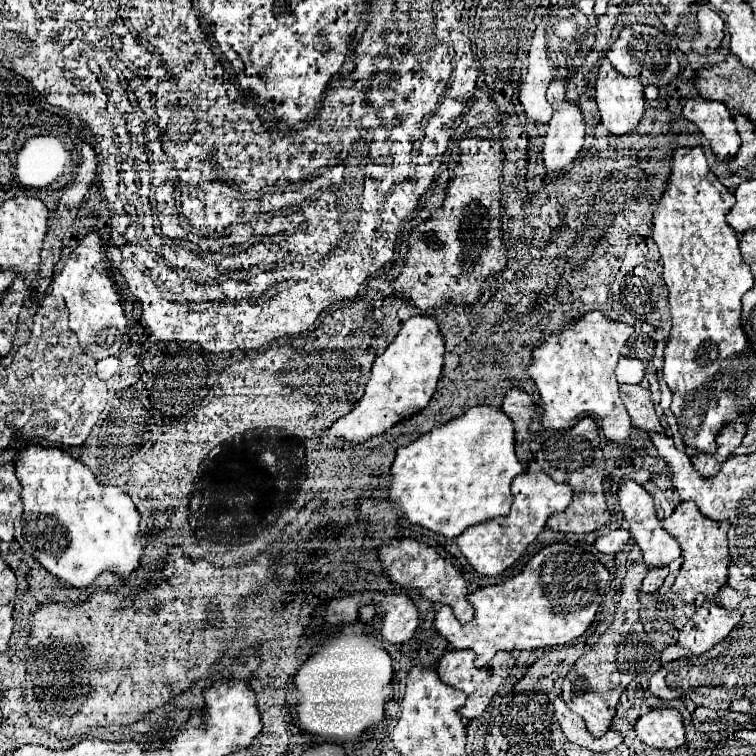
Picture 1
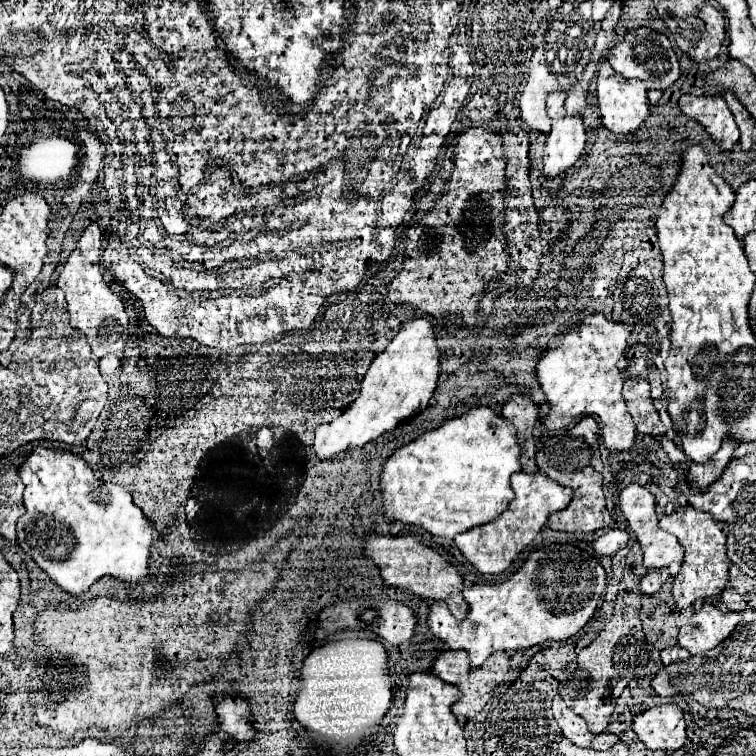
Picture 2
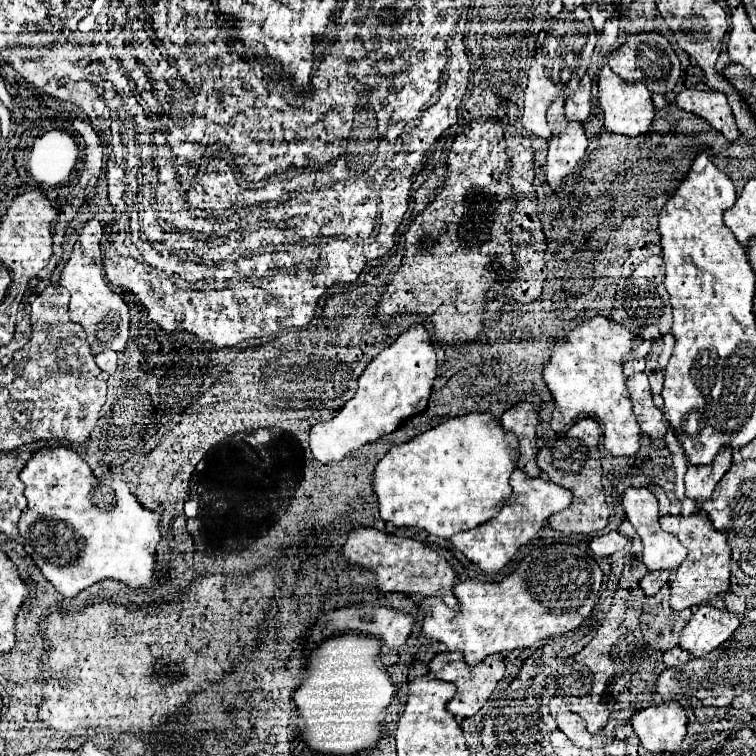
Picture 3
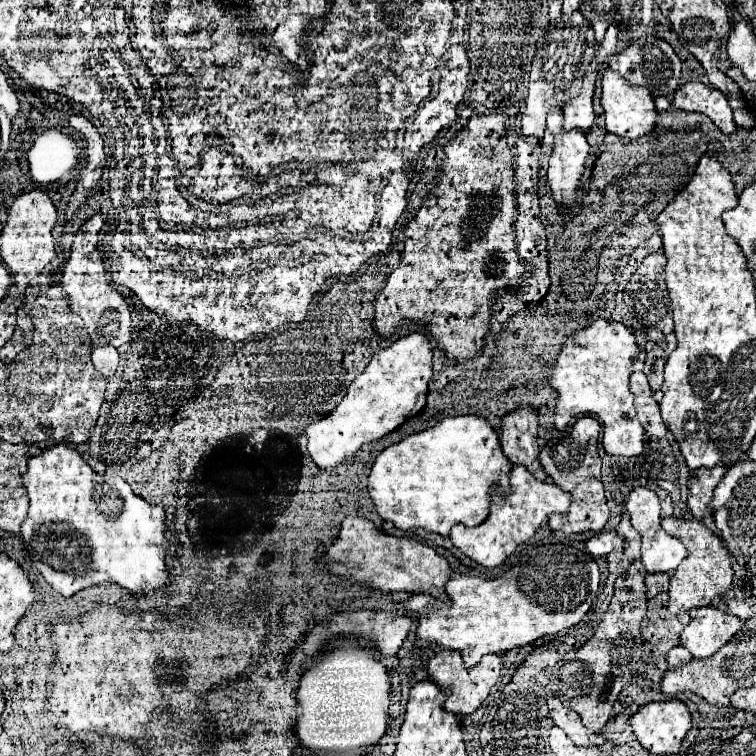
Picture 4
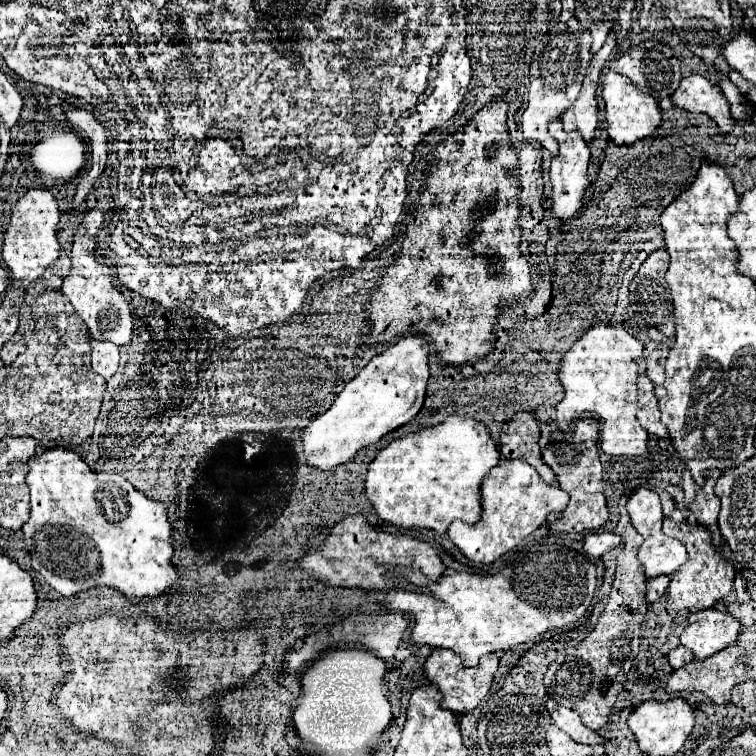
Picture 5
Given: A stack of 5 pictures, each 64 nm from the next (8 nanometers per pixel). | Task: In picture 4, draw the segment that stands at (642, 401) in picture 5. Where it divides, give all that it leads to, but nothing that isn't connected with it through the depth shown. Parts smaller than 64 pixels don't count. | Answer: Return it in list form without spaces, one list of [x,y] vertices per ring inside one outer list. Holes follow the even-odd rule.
[[[634,372],[630,376],[630,392],[634,394],[636,414],[638,414],[640,424],[644,426],[646,434],[650,434],[654,438],[664,438],[668,428],[662,422],[660,408],[658,408],[656,400],[652,398],[652,390],[648,386],[648,380],[646,380],[644,372]]]

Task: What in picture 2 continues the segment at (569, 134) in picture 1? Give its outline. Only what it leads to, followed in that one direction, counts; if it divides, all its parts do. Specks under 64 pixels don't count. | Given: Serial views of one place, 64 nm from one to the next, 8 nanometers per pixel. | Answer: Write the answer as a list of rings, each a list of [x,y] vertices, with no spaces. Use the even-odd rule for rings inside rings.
[[[559,88],[546,99],[546,110],[552,126],[548,138],[544,140],[546,176],[558,176],[566,172],[580,158],[586,144],[582,116],[568,116],[564,108],[566,97],[567,92]]]

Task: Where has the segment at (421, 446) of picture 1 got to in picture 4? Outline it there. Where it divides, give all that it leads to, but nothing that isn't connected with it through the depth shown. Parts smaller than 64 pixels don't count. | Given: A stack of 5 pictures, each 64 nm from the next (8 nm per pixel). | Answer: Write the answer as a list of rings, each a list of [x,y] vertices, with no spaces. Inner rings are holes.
[[[450,416],[382,450],[368,476],[368,492],[378,514],[396,528],[424,528],[448,536],[454,524],[478,526],[488,518],[492,492],[508,492],[510,468],[500,438],[486,418]]]

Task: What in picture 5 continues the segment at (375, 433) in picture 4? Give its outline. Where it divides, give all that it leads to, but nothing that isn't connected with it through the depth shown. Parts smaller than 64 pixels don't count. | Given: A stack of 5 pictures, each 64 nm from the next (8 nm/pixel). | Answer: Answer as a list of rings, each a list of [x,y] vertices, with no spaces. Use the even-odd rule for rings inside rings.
[[[406,336],[374,356],[356,378],[346,382],[330,410],[316,416],[302,432],[308,464],[320,470],[344,464],[360,448],[378,442],[388,432],[410,422],[424,404],[428,378],[428,342],[420,336]]]

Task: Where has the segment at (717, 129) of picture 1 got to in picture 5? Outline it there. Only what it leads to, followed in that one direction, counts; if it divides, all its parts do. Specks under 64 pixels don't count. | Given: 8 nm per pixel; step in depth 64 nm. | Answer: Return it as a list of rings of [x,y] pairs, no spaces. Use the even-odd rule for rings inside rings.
[[[692,74],[684,78],[676,88],[676,92],[672,94],[672,102],[674,106],[684,108],[688,112],[708,114],[720,126],[722,134],[726,134],[726,130],[732,132],[734,120],[730,116],[730,104],[724,98],[722,90],[710,84],[704,76]]]

